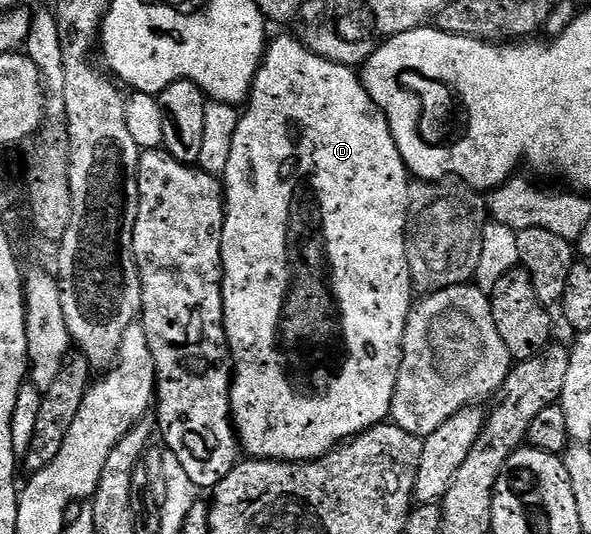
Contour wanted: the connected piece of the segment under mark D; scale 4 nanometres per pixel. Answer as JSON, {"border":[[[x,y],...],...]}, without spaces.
{"border":[[[282,35],[279,39],[271,38],[262,56],[262,63],[254,78],[250,90],[250,98],[244,104],[238,124],[236,137],[232,137],[232,153],[228,156],[228,165],[224,176],[224,198],[226,201],[226,220],[222,230],[222,324],[226,330],[226,340],[230,346],[232,360],[232,386],[230,389],[230,414],[234,430],[238,437],[241,450],[247,456],[256,459],[281,459],[287,463],[308,463],[311,459],[318,459],[326,455],[339,443],[362,434],[369,427],[376,427],[390,415],[390,406],[394,400],[394,390],[398,384],[398,374],[402,368],[402,342],[404,329],[408,321],[408,313],[416,302],[416,284],[410,275],[408,253],[406,252],[406,218],[408,217],[408,201],[410,200],[410,185],[412,176],[406,169],[404,157],[400,157],[400,149],[390,132],[390,126],[384,114],[372,101],[368,89],[362,84],[359,72],[352,67],[325,60],[309,50],[301,38],[293,39],[290,35]]]}

